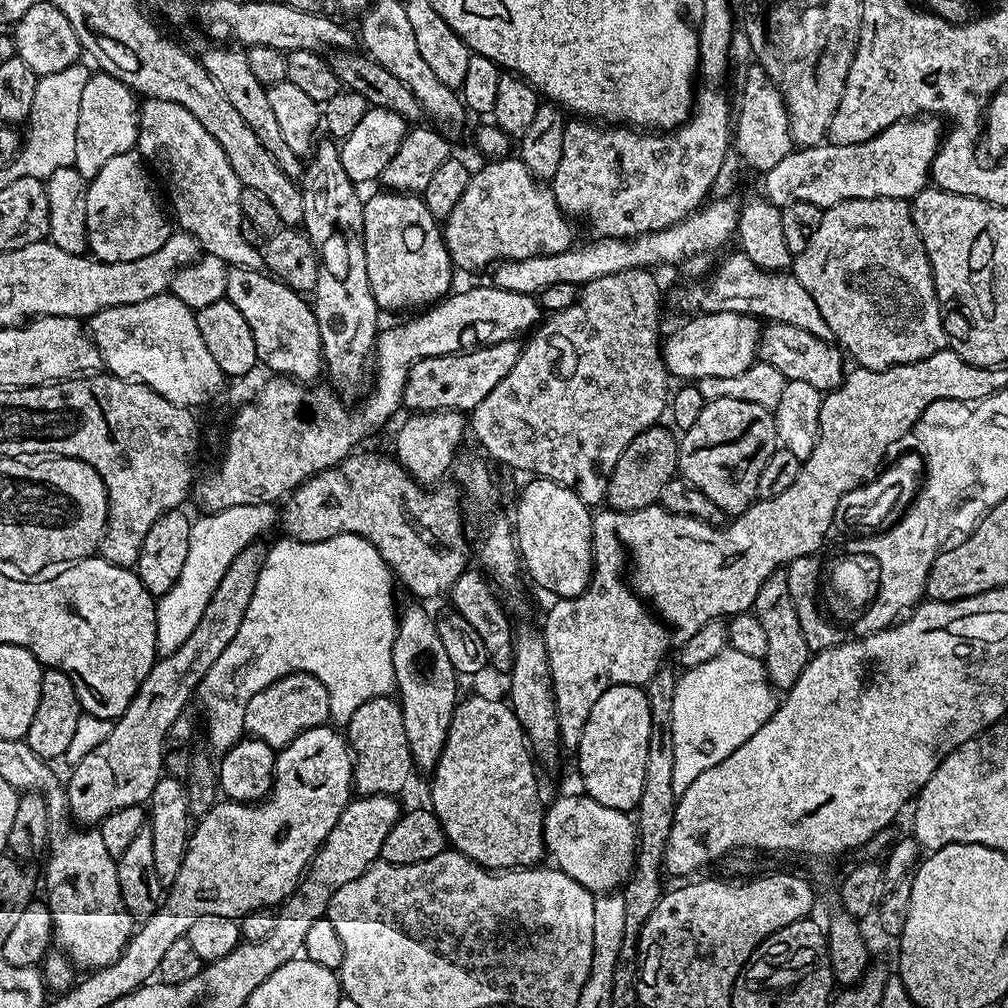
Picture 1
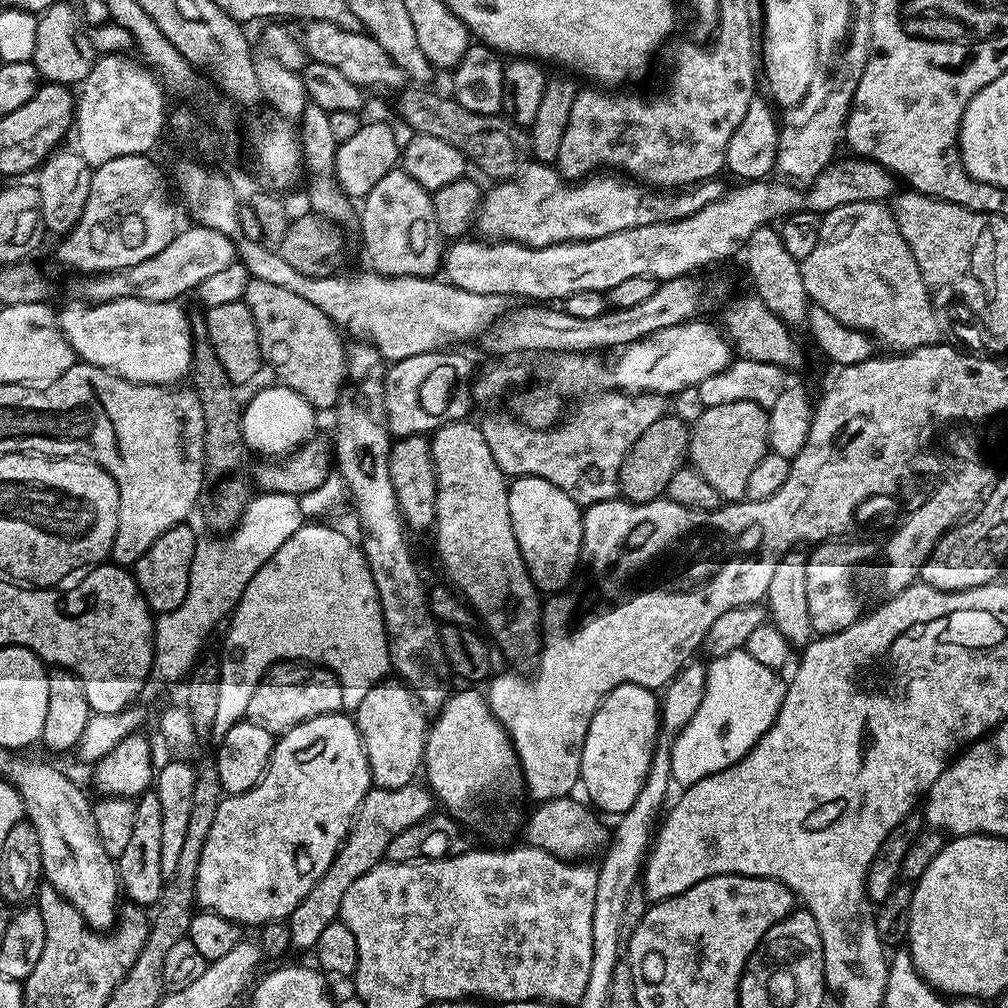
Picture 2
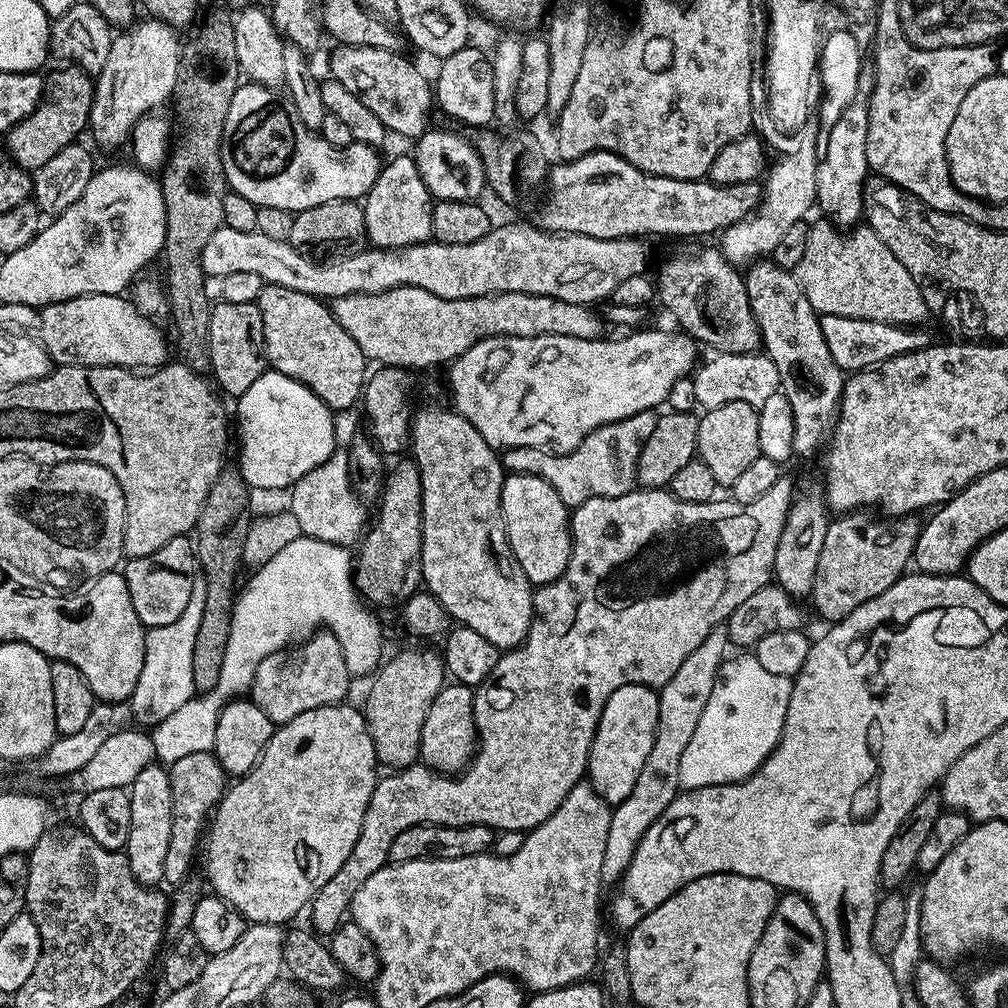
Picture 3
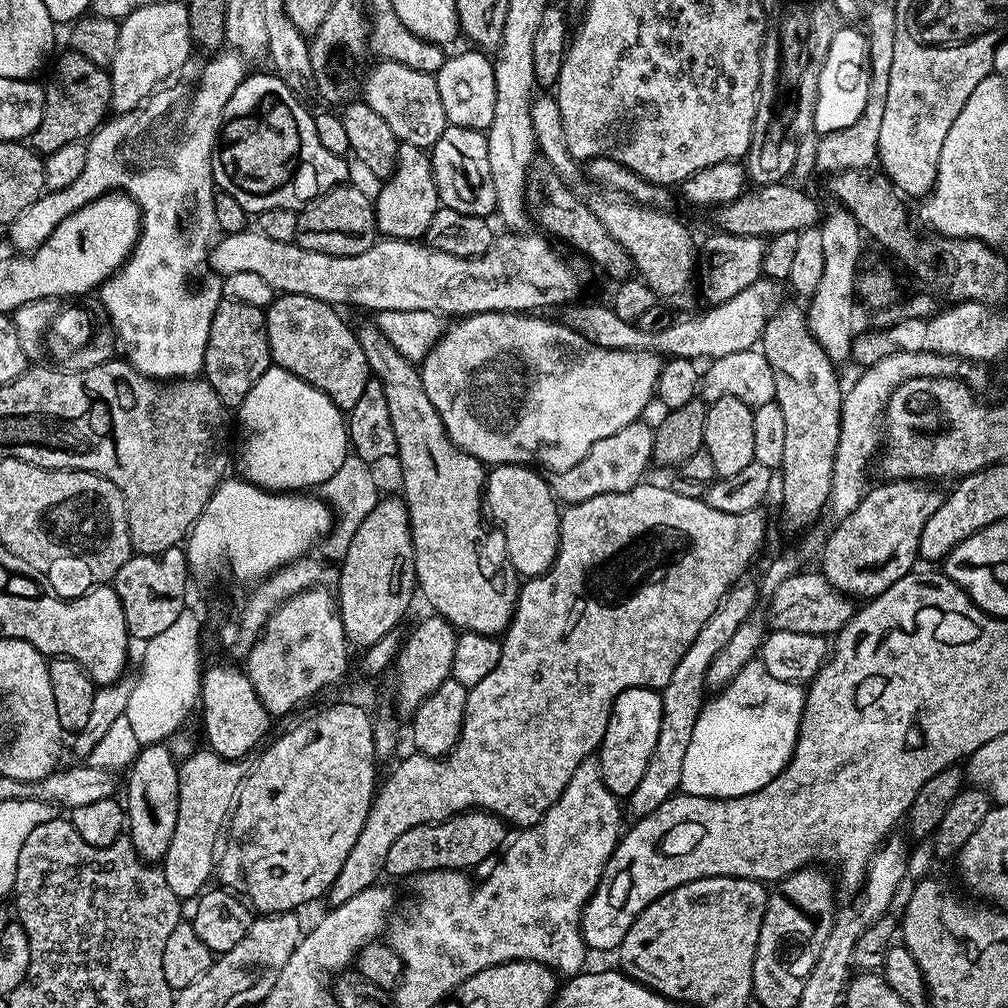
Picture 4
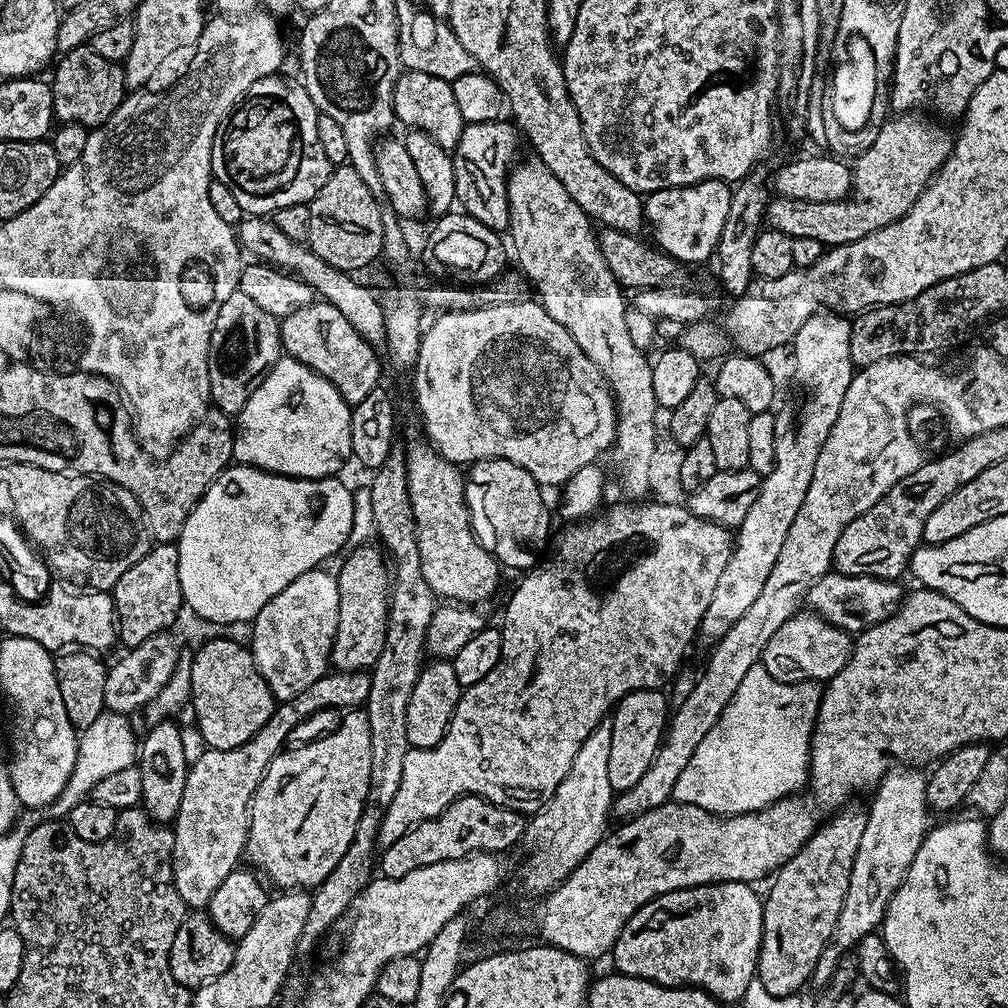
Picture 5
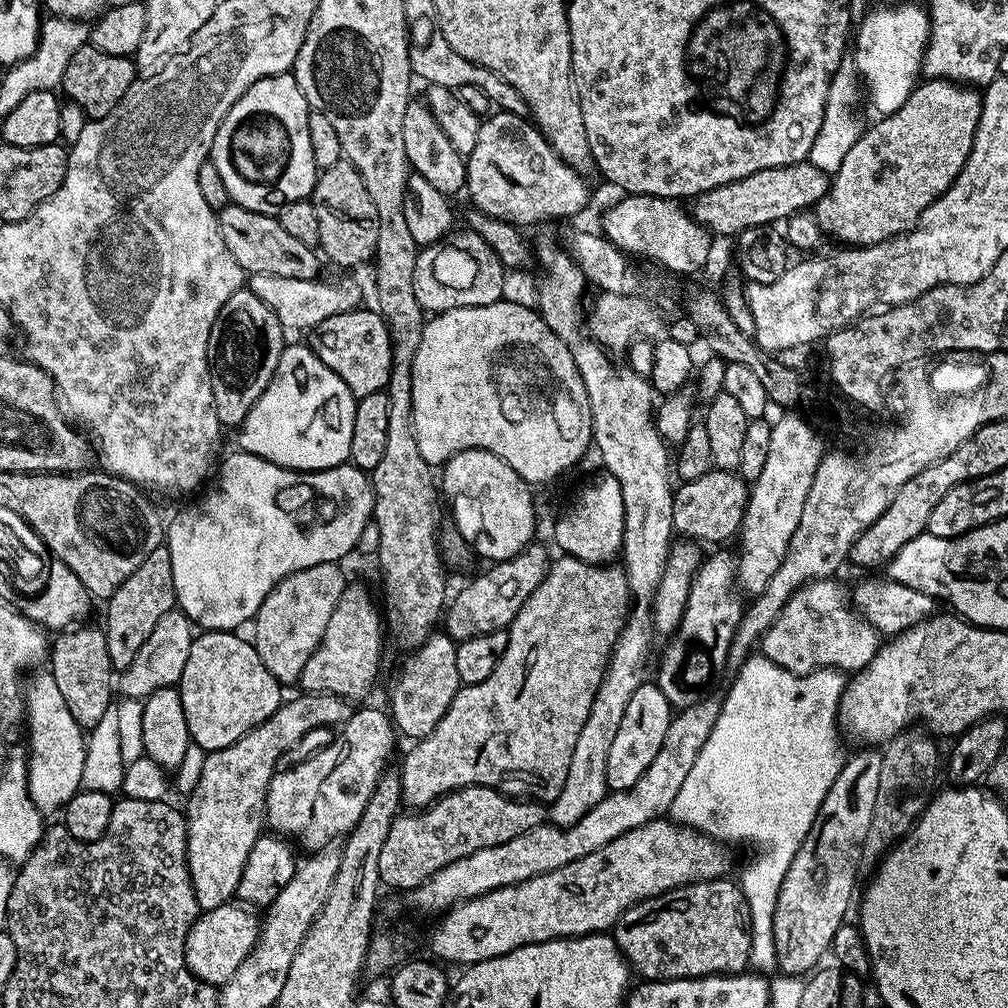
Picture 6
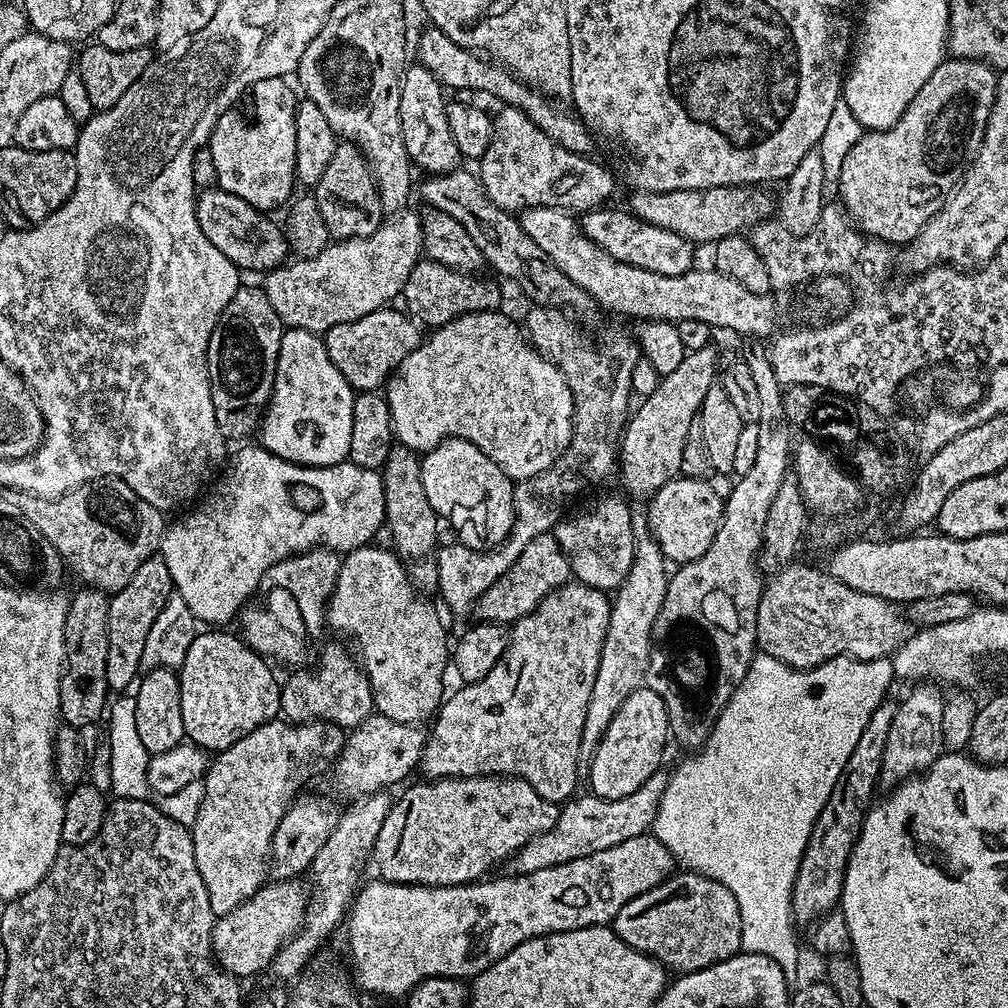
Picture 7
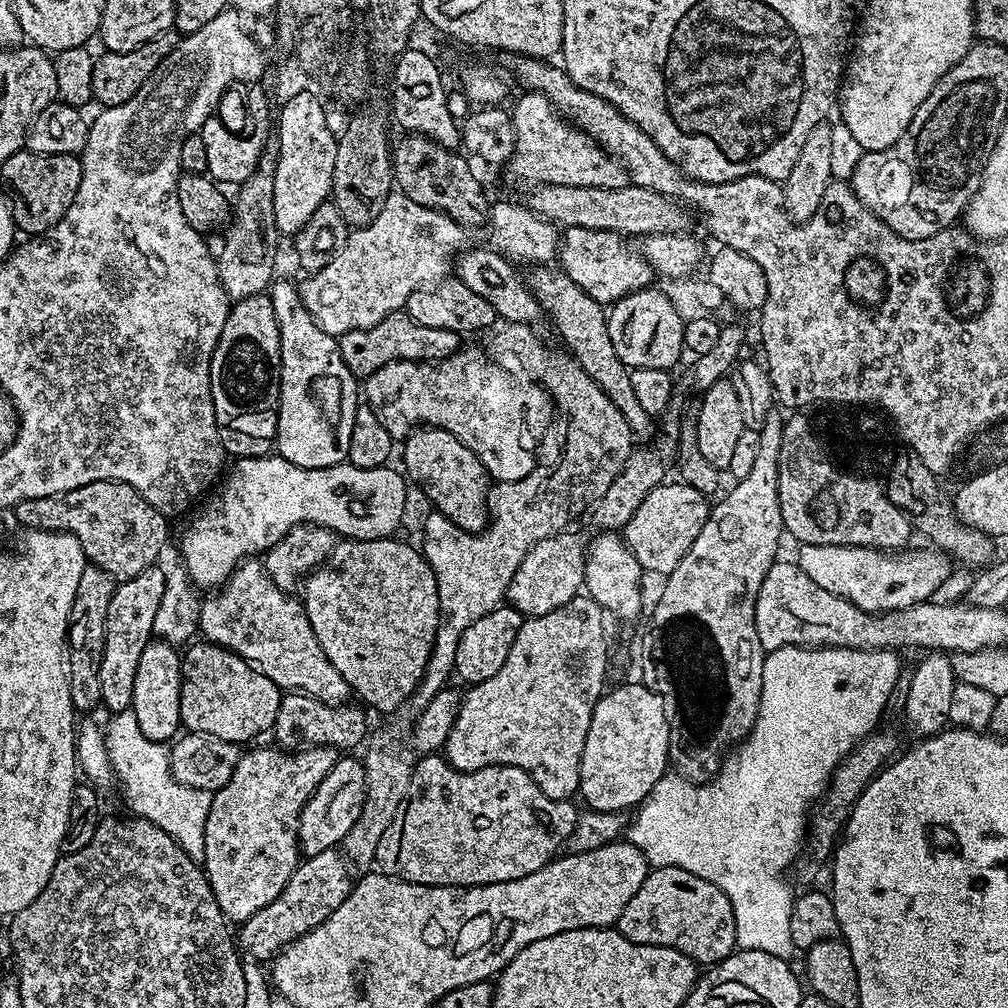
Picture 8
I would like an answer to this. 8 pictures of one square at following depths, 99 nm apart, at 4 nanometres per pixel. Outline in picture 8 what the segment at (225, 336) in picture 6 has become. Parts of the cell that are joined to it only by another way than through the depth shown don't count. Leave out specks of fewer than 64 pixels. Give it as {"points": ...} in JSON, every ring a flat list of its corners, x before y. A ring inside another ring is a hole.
{"points":[[268,294,242,297,229,307,226,326,222,326,222,334,216,343,216,349,210,362,210,394,214,402,214,414,216,425,220,431,220,441,224,444,224,451,229,457,239,458,241,456,266,456,273,451,276,439,276,423,280,411,280,335,278,334,278,318,274,318,274,306,272,297]]}

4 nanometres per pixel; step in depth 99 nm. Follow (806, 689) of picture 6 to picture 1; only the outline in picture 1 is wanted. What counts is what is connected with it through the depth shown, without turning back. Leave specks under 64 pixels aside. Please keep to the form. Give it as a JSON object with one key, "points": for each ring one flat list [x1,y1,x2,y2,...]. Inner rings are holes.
{"points":[[730,646,720,652,718,658,710,658,710,662,702,662,702,666,689,668,683,674,684,677,677,679,673,700,673,788,678,794,687,790,698,774,717,764,721,756,734,754,744,740,758,734,760,727,774,715,778,703,777,693,764,670,764,661,750,658,750,654,738,654,738,650]]}

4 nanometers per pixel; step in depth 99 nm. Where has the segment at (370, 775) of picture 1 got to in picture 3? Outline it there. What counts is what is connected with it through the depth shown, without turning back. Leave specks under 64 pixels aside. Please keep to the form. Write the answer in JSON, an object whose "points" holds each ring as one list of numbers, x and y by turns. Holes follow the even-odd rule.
{"points":[[408,648,397,656,389,655,371,677,368,697,362,703,364,721,374,742,377,761,388,770,409,768,420,760,420,731,428,707,438,698,446,683,444,658,432,648]]}

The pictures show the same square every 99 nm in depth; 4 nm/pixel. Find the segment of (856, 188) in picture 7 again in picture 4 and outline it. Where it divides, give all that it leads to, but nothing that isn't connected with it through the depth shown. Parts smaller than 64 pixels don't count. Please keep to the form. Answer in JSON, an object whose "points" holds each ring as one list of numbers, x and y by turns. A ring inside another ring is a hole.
{"points":[[781,182,778,184,766,184,757,187,756,192,749,191,742,194,738,199,730,201,728,204,719,205,715,209,716,212,716,228,721,232,729,232,735,236,762,236,771,238,778,234,786,234,787,232,805,232,807,228,817,227,818,221,821,219,821,209,816,209,816,204,804,192,799,192,795,188,797,185,792,182]]}

